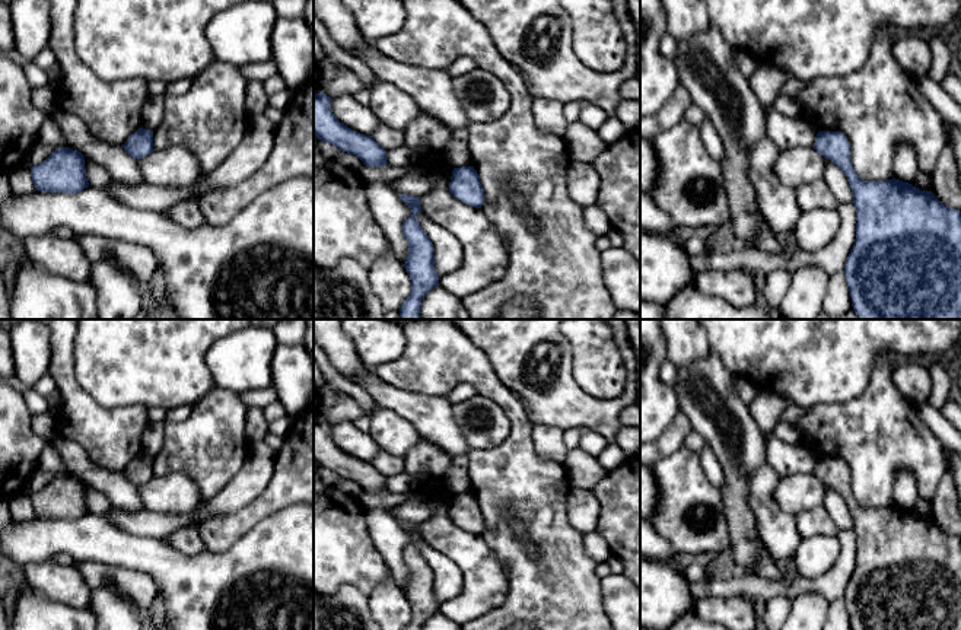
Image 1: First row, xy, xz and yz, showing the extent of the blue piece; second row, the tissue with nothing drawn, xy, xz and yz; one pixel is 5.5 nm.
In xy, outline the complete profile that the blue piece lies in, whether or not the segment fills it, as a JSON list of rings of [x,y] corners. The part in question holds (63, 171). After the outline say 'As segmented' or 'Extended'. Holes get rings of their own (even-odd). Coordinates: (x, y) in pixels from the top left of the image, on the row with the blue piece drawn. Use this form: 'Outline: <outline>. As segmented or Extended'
Outline: [[[70,147],[55,149],[42,163],[31,168],[36,191],[76,194],[89,187],[85,158]]]. As segmented

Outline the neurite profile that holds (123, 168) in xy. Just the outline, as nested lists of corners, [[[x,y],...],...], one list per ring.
[[[60,108],[50,117],[60,128],[64,140],[92,162],[102,165],[112,179],[125,185],[144,182],[137,159],[130,156],[122,146],[112,146],[98,140],[82,120]]]

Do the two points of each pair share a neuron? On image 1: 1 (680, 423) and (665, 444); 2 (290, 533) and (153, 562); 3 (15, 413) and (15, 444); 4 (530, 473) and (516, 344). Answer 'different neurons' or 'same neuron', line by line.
1: same neuron
2: same neuron
3: same neuron
4: different neurons

